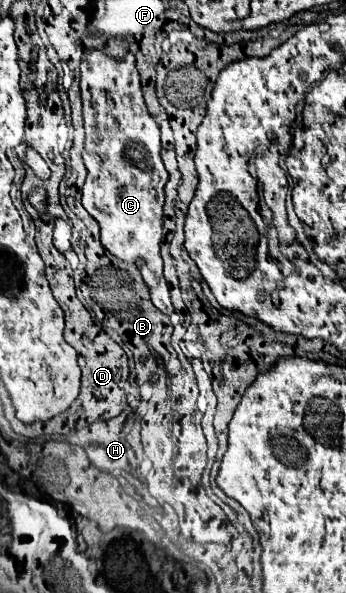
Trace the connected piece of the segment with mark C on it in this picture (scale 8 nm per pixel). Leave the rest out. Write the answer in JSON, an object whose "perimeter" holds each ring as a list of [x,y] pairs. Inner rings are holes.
{"perimeter":[[[90,51],[80,65],[80,89],[84,105],[84,129],[86,129],[86,147],[84,147],[84,165],[88,177],[82,187],[82,205],[98,221],[102,245],[118,259],[132,261],[138,265],[148,289],[152,303],[166,315],[174,313],[170,301],[170,287],[162,277],[162,205],[164,205],[164,185],[168,181],[168,171],[160,159],[160,129],[150,117],[140,89],[138,71],[134,67],[134,55],[128,53],[126,59],[118,61],[100,51]]]}

